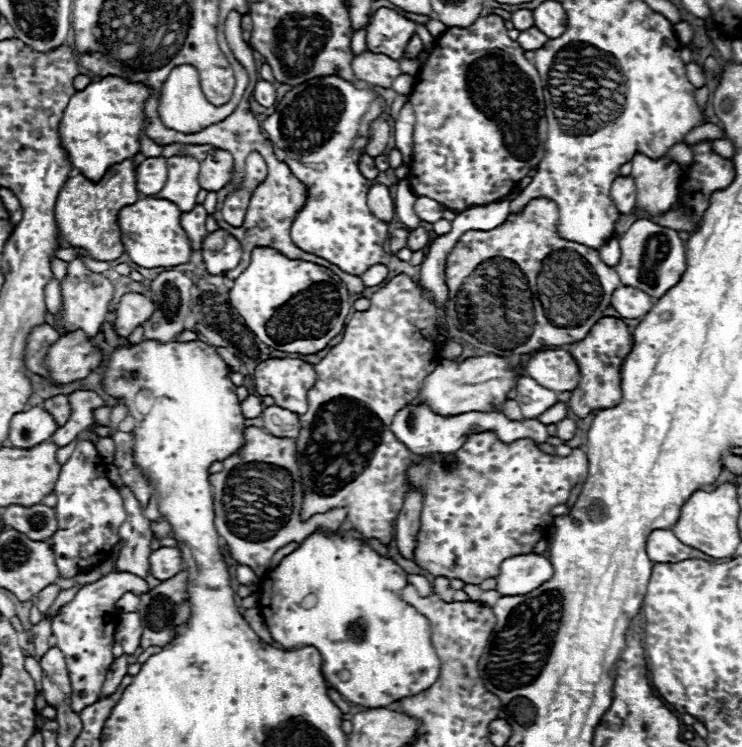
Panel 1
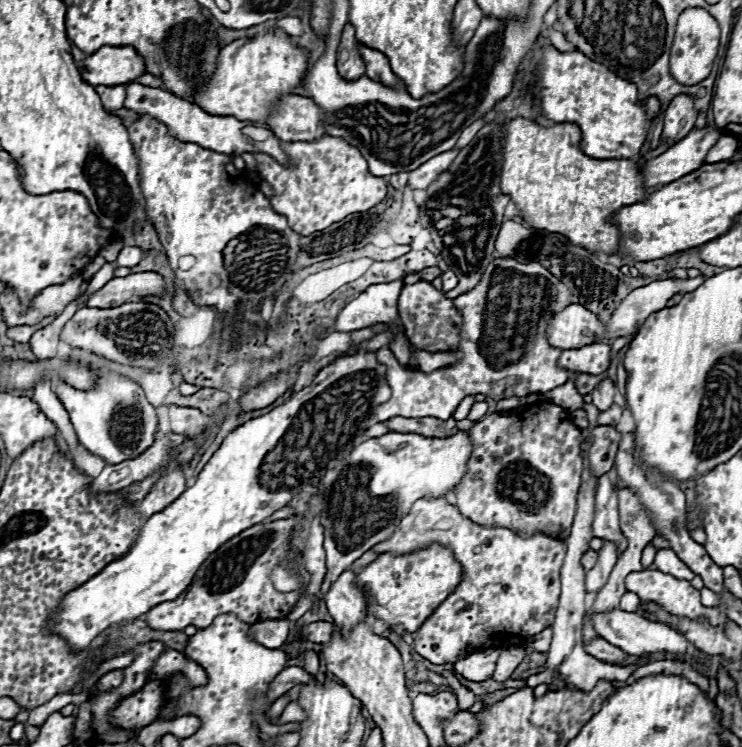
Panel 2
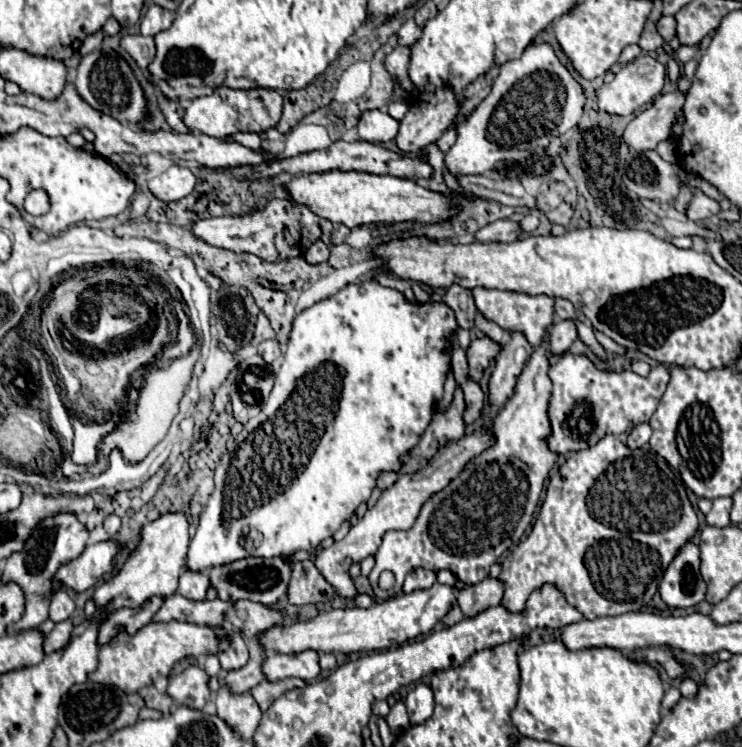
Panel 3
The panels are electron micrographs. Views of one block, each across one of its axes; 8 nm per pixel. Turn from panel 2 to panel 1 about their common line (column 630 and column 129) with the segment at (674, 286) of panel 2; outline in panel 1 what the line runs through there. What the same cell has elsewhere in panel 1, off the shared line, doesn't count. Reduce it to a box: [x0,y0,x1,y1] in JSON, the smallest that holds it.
[114,292,154,336]

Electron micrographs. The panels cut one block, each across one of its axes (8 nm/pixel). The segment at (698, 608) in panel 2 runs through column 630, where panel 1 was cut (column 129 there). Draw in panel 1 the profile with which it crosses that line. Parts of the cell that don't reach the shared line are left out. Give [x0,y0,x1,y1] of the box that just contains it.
[52,572,148,712]

